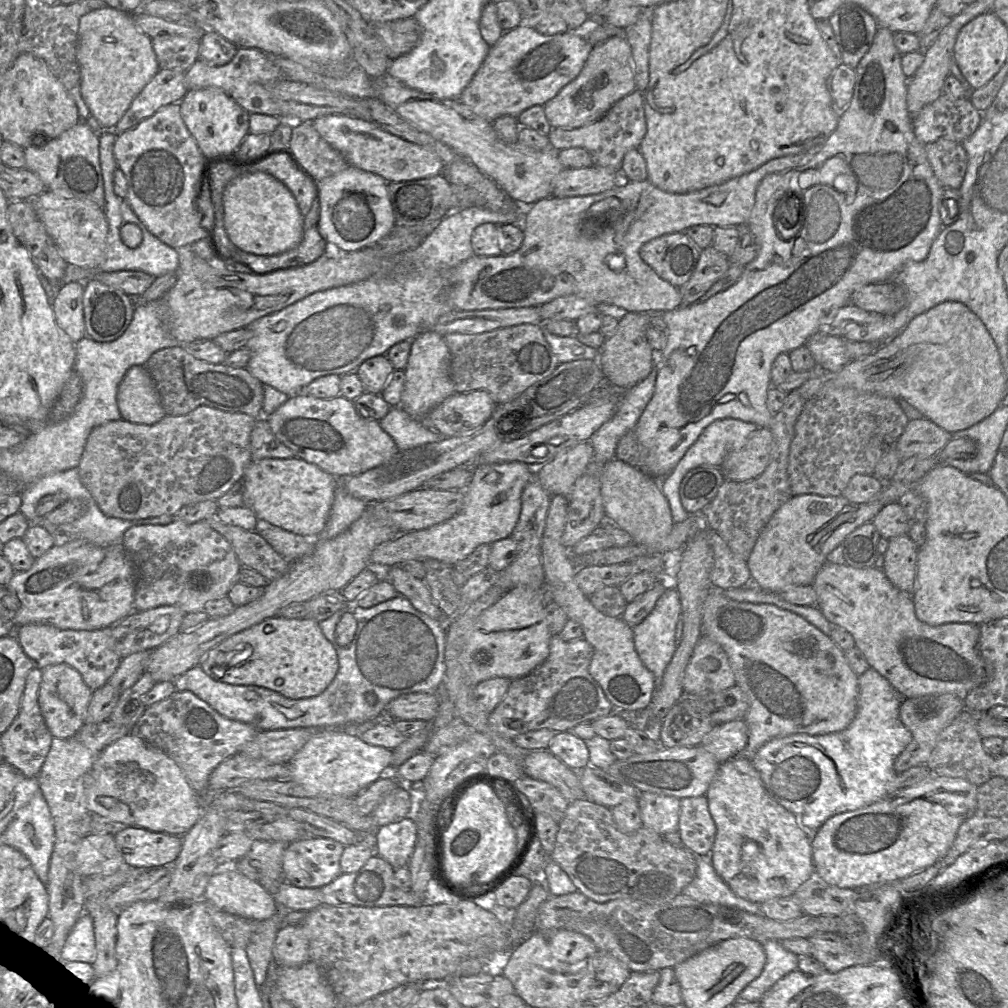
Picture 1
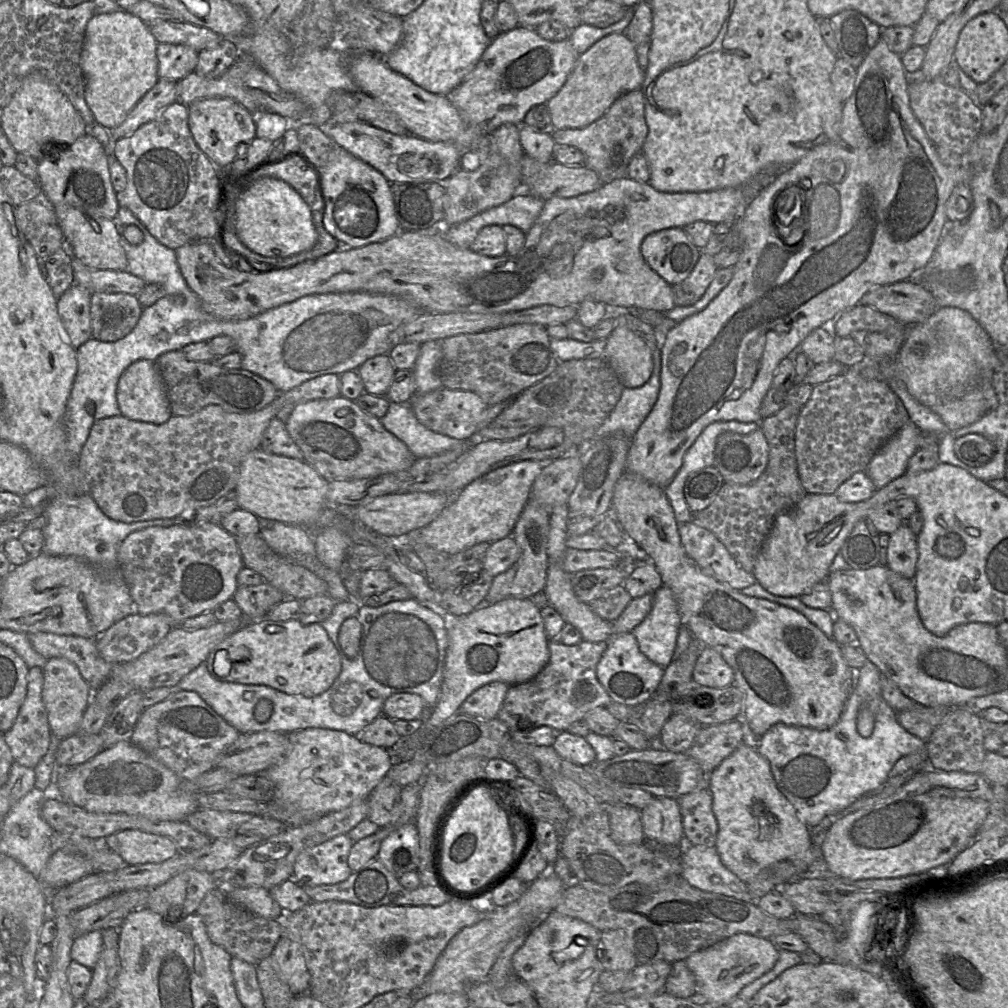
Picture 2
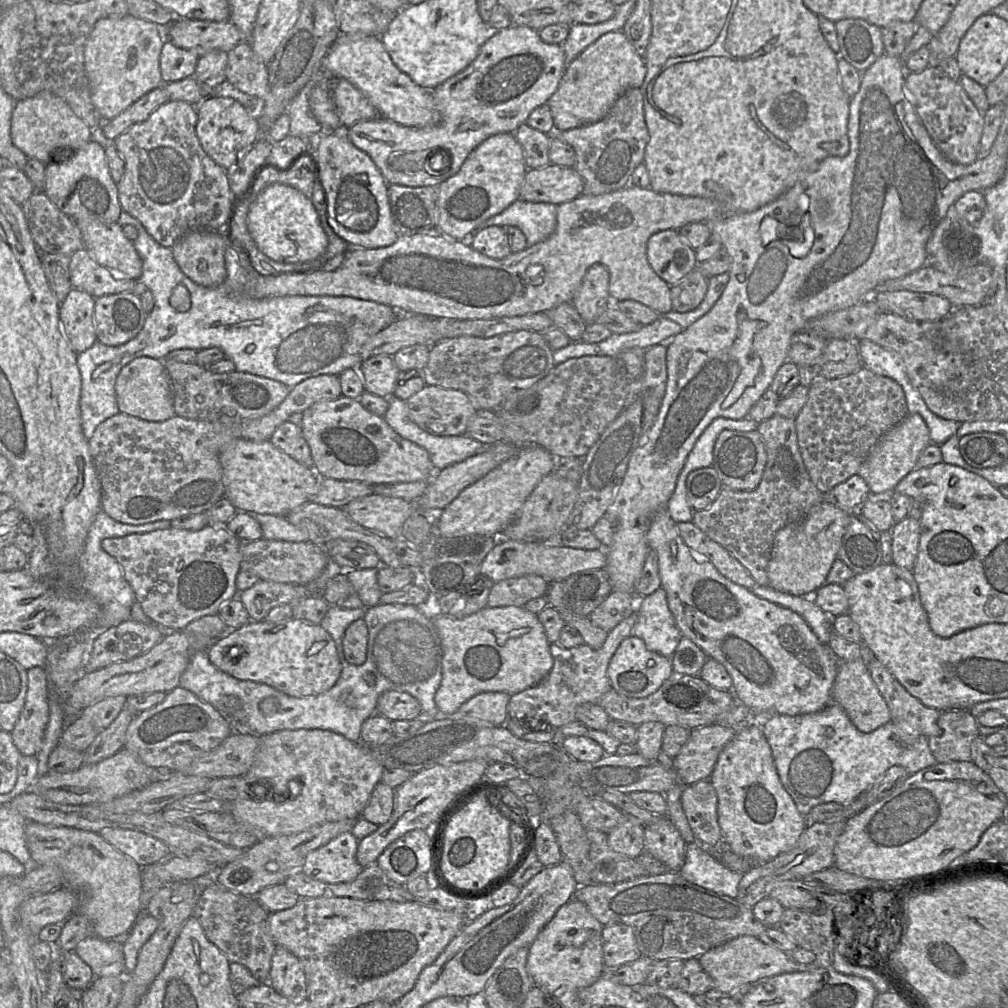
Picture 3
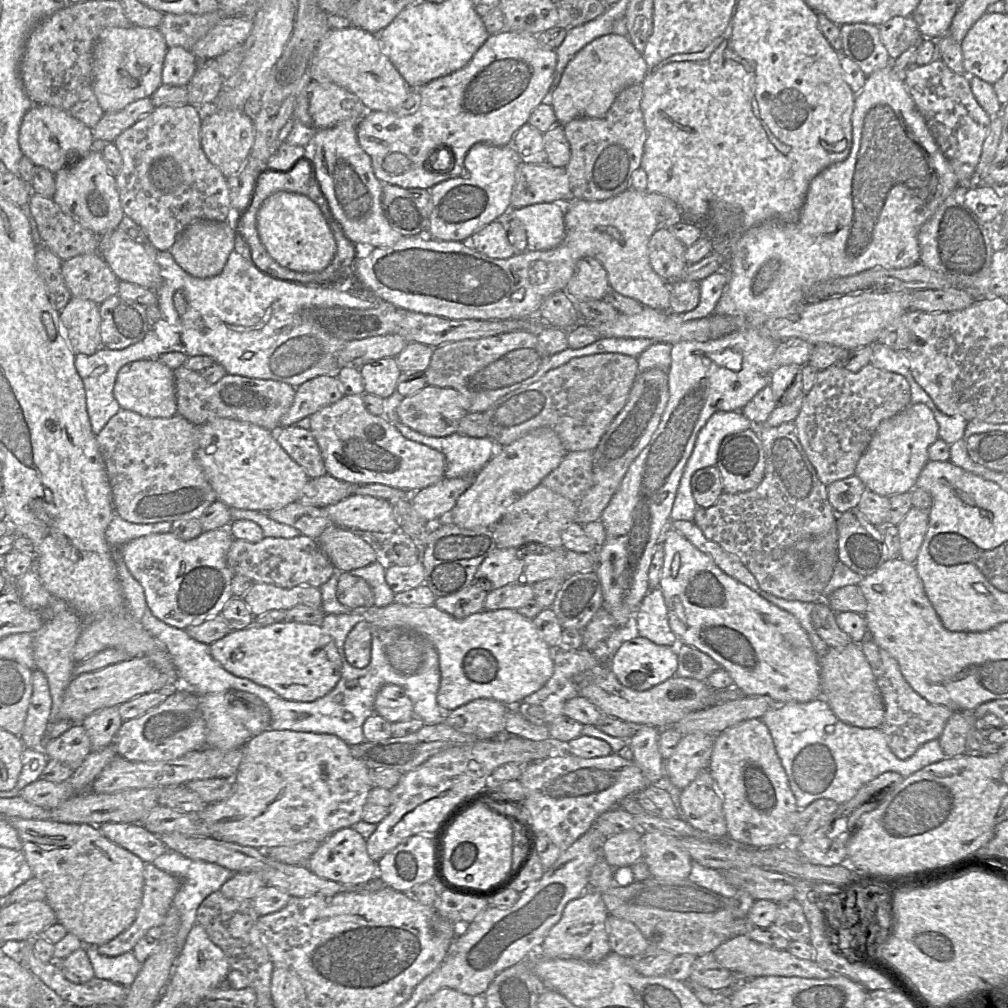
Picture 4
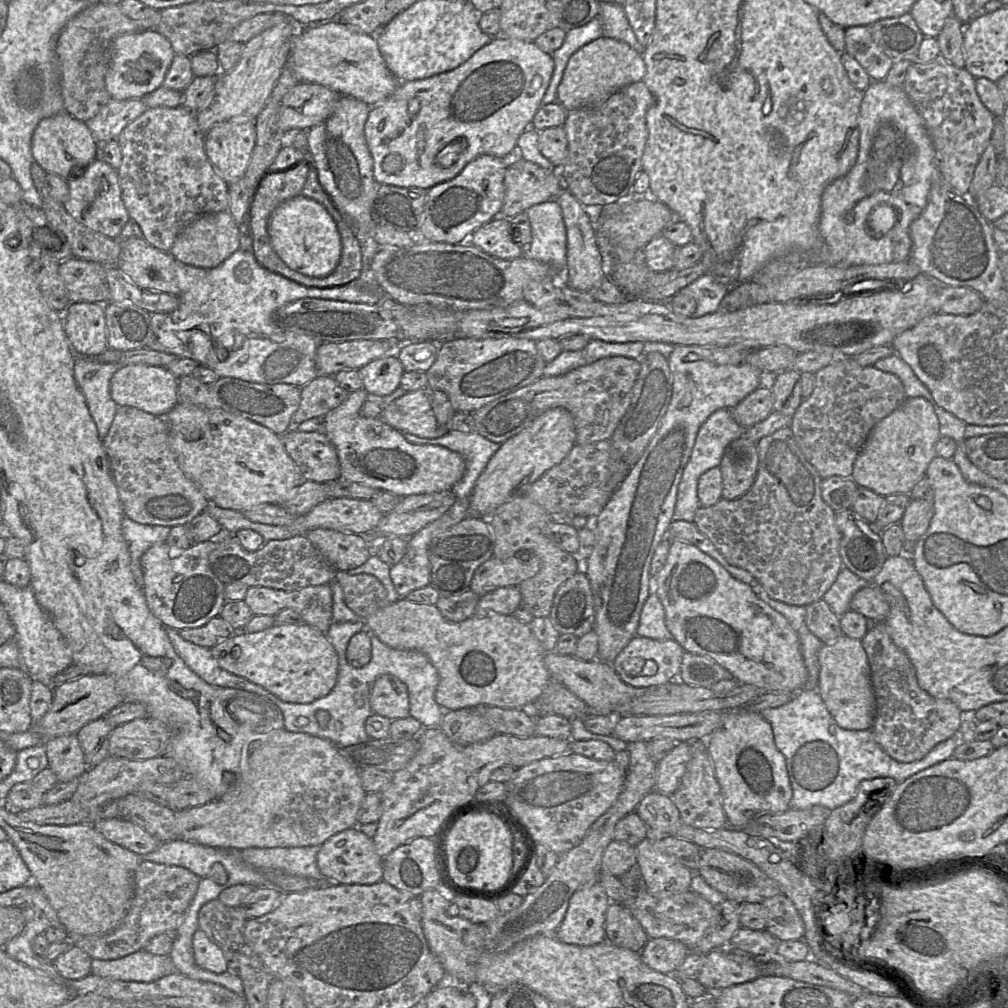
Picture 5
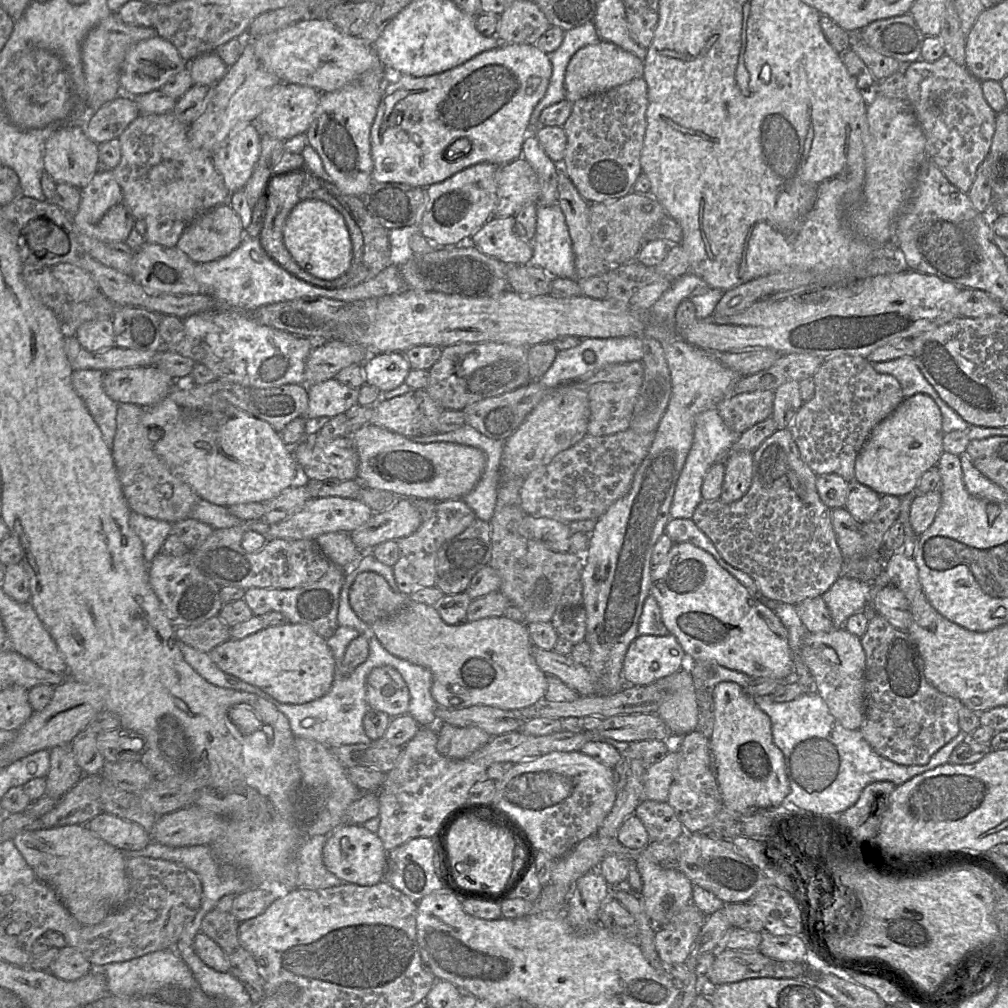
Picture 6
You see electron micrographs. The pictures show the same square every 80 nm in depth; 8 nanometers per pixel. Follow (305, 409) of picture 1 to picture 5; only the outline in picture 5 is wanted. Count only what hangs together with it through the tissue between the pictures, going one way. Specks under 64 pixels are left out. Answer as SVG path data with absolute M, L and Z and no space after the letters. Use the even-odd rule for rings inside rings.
M363 388L359 389L323 417L322 431L336 448L340 479L400 497L451 490L466 470L462 455L443 446L410 443L381 418L361 416L360 410L368 395Z

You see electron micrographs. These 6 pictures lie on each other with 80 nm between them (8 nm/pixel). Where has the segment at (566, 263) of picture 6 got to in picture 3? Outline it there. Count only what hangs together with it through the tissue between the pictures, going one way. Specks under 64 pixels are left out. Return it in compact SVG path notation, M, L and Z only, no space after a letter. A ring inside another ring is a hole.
M517 199L501 213L484 221L479 226L479 230L490 226L517 227L525 235L527 245L533 246L546 240L555 232L557 206Z

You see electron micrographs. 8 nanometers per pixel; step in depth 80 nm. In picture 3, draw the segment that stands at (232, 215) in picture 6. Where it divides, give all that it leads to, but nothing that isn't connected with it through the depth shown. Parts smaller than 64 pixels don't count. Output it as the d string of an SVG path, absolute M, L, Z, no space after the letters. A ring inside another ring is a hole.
M195 229L171 247L181 271L193 282L204 287L217 287L226 277L225 249L230 237L222 232Z

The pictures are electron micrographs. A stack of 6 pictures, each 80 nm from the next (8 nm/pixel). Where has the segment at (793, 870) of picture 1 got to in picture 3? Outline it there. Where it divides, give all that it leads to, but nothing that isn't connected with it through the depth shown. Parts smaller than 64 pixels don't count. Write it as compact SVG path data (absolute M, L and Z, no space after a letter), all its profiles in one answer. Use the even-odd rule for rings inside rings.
M749 723L737 730L733 739L720 752L709 780L718 799L720 841L738 855L756 859L759 864L766 863L779 854L791 850L807 827L804 816L799 813L779 779L771 747L758 723Z

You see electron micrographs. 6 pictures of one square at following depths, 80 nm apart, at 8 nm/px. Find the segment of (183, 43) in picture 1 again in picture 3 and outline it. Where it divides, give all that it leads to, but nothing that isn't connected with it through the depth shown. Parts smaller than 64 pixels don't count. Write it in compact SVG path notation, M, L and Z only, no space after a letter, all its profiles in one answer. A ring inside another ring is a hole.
M165 40L160 54L162 82L167 84L193 76L198 58L195 52L177 47Z

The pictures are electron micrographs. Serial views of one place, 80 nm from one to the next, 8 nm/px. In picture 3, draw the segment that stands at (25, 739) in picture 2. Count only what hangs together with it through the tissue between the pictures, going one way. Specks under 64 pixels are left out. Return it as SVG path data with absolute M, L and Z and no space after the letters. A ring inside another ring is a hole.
M42 667L27 670L27 693L18 720L10 732L21 755L36 756L49 721L48 674Z

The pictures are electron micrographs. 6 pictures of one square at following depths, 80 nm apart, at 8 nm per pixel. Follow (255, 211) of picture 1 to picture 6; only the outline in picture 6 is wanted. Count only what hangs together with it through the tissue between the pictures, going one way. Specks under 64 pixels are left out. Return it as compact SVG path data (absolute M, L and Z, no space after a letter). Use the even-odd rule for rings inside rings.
M299 201L287 217L283 240L295 262L317 278L334 280L351 266L352 243L345 220L335 208L323 201Z

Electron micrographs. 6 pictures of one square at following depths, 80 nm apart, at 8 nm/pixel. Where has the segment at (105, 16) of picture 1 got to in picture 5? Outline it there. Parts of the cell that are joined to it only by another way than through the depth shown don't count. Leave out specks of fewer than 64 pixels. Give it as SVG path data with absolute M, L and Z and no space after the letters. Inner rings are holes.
M156 29L118 35L112 44L111 62L105 77L111 99L142 98L162 86L175 55L169 40Z

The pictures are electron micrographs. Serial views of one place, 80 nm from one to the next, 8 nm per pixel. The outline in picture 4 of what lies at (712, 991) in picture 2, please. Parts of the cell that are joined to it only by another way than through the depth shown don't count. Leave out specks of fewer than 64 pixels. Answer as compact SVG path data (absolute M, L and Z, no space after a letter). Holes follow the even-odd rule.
M746 935L733 937L712 951L717 962L724 968L742 974L746 979L759 976L782 976L824 979L833 973L821 968L814 960L799 959L790 954L786 949L779 950L766 944L756 942Z

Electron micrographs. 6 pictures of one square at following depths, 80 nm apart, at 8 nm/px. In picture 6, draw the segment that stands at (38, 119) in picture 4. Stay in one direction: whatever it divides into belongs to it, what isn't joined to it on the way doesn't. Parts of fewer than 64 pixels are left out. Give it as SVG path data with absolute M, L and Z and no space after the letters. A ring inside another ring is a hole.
M63 124L47 139L44 152L44 167L56 183L66 183L82 189L87 186L100 169L99 144L92 141L80 125Z

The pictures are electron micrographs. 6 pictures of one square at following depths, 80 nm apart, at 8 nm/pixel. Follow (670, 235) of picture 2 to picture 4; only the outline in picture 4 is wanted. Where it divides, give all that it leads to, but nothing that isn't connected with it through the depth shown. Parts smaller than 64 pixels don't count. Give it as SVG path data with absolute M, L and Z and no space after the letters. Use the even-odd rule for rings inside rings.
M659 227L648 243L648 257L651 267L668 283L681 280L687 262L686 247L667 227Z

